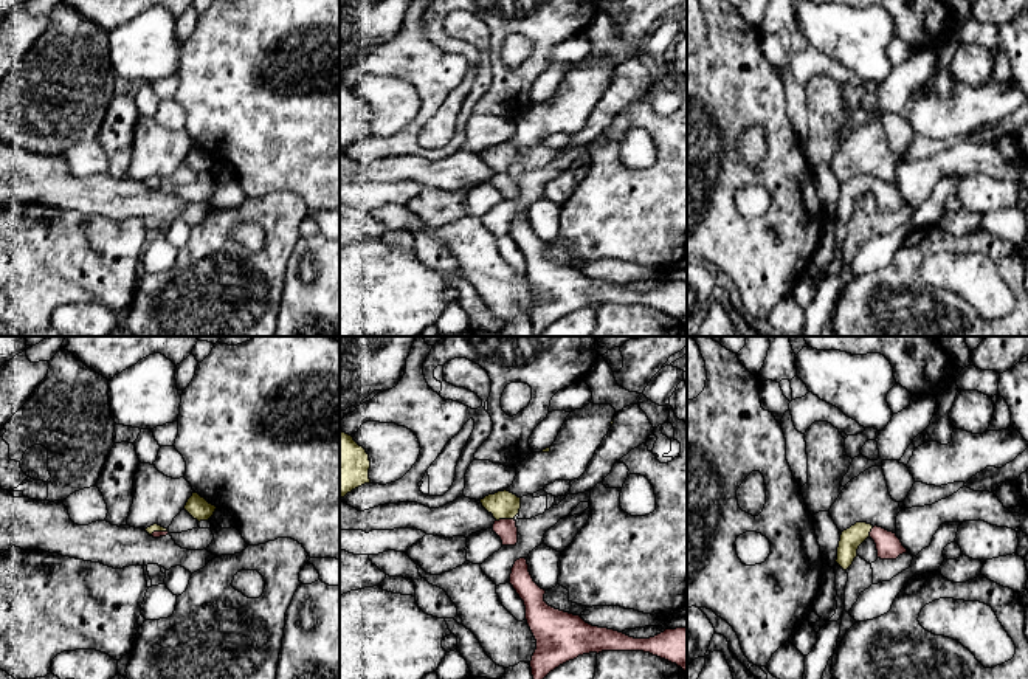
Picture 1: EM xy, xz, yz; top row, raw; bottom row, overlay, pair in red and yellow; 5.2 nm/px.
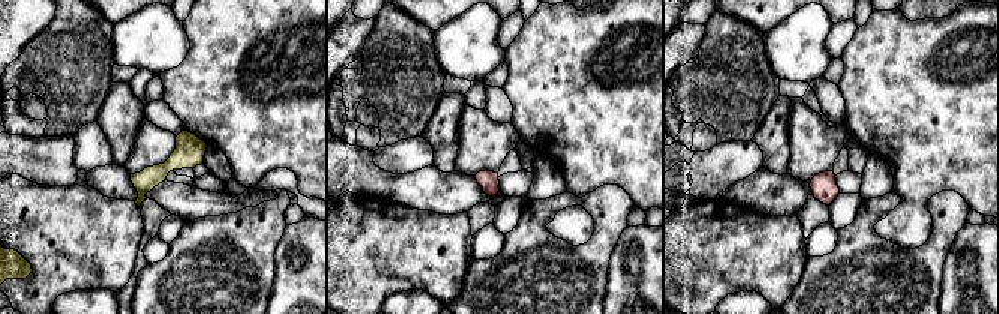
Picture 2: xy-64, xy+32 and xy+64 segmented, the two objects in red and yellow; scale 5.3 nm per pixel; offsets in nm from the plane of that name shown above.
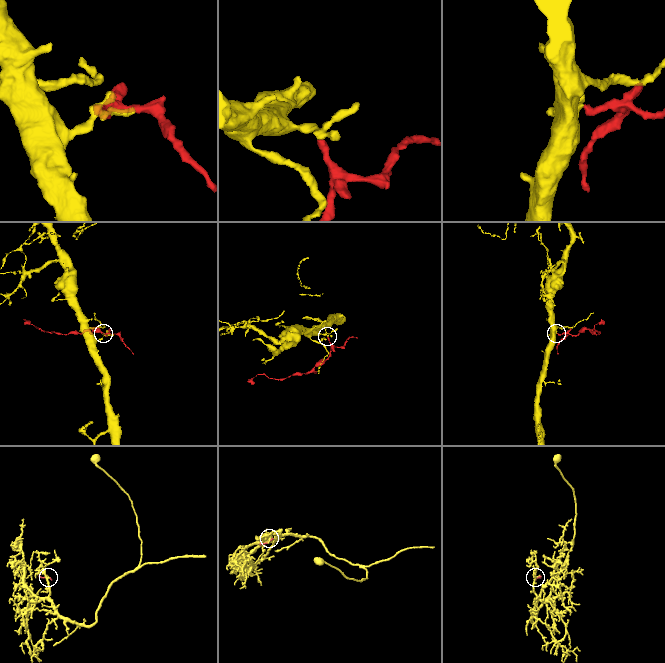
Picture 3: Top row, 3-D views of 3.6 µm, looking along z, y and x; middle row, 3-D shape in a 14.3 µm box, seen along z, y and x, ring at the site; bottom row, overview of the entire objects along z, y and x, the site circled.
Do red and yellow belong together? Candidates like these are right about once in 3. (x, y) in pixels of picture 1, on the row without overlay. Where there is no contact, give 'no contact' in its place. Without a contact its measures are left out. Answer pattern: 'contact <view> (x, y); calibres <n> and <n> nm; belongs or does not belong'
contact xz (504, 172); calibres 110 and 140 nm; belongs

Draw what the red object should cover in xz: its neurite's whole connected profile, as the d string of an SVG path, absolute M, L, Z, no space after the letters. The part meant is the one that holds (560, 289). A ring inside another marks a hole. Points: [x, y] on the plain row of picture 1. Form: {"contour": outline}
{"contour": "M526 211L515 214L509 234L526 259L526 273L536 293L530 313L535 336L550 324L578 308L602 304L643 304L687 326L687 281L665 282L650 291L634 291L623 285L599 281L574 268L549 259L541 242L529 225Z"}

